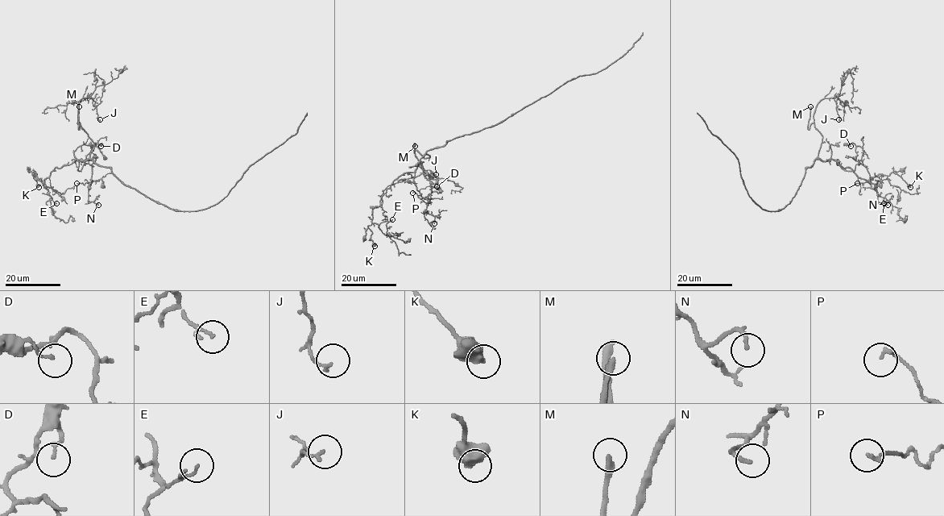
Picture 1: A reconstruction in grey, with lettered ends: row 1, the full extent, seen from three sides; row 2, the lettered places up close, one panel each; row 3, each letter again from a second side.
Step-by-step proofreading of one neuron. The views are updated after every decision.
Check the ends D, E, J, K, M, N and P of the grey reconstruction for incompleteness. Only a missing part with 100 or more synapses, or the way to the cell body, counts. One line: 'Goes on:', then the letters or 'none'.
Goes on: M

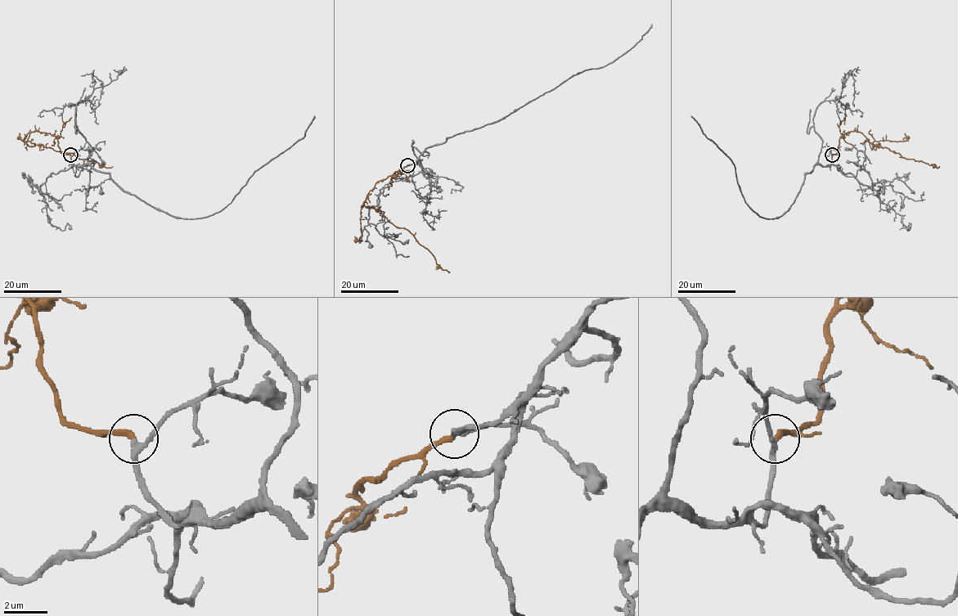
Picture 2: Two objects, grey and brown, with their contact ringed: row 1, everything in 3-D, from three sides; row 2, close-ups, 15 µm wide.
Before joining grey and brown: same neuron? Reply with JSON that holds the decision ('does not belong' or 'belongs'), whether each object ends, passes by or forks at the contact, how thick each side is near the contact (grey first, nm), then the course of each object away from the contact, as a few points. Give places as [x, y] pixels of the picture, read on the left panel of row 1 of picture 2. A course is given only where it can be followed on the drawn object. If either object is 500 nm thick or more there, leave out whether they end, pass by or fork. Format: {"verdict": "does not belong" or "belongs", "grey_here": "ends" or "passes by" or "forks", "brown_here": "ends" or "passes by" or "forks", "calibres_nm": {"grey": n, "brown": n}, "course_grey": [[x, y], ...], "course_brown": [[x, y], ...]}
{"verdict": "belongs", "grey_here": "passes by", "brown_here": "ends", "calibres_nm": {"grey": 200, "brown": 240}, "course_grey": [[70, 155], [76, 167], [106, 173], [171, 215], [204, 218], [304, 136], [315, 115]], "course_brown": [[70, 155], [62, 154], [57, 138], [47, 132], [32, 132], [26, 143], [112, 166]]}

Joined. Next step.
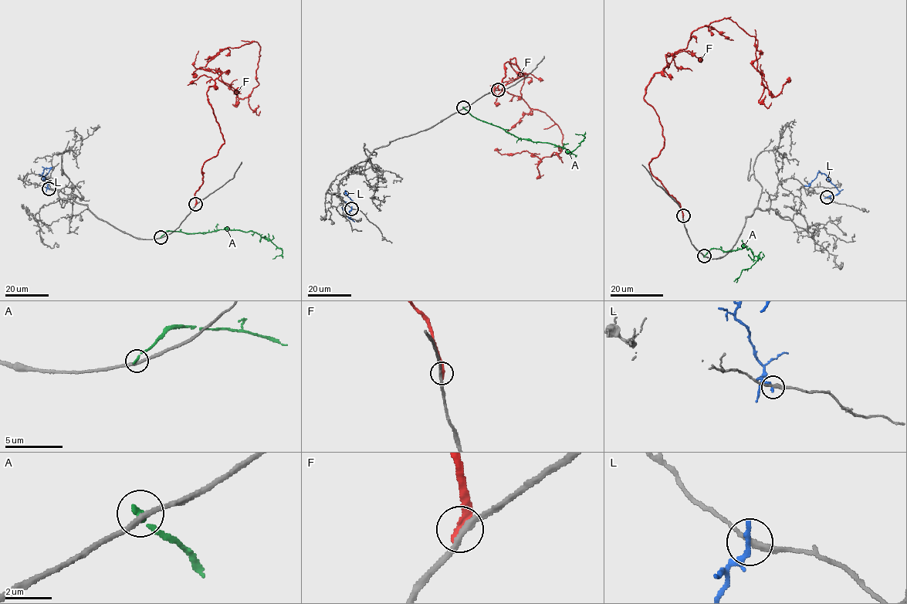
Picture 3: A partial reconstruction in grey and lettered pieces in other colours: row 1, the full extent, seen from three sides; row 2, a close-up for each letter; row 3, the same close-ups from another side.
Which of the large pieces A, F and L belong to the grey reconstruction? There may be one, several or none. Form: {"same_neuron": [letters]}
{"same_neuron": []}

